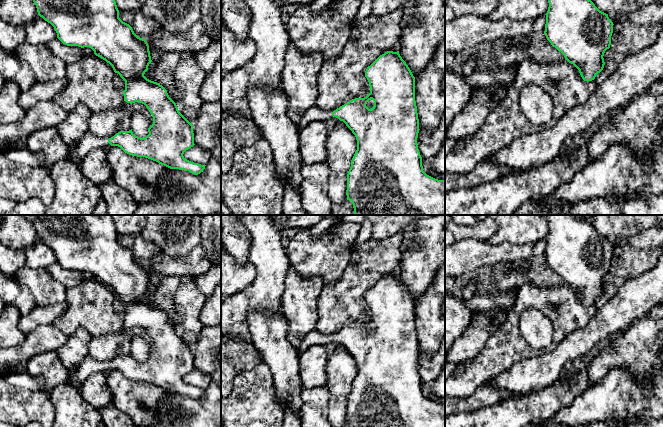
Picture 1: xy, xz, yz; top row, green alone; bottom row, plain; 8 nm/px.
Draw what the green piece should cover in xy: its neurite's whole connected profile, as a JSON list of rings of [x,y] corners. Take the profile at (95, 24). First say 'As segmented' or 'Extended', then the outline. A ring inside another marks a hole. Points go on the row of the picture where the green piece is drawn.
Extended. [[[33,0],[33,2],[36,5],[38,15],[54,27],[57,38],[63,44],[67,46],[91,48],[96,56],[109,63],[114,72],[118,73],[125,81],[125,90],[123,91],[124,101],[130,104],[135,102],[144,104],[153,117],[153,124],[148,128],[149,134],[144,138],[134,135],[132,129],[129,131],[120,131],[109,139],[99,138],[90,131],[87,131],[80,139],[77,146],[69,151],[67,158],[81,161],[91,150],[104,148],[110,144],[111,146],[120,147],[129,155],[151,159],[170,169],[189,171],[194,175],[203,172],[206,165],[191,162],[183,156],[186,150],[195,145],[192,123],[179,112],[176,103],[169,97],[167,90],[162,85],[144,76],[149,64],[152,62],[149,45],[146,39],[138,37],[132,27],[119,18],[119,10],[115,0]]]

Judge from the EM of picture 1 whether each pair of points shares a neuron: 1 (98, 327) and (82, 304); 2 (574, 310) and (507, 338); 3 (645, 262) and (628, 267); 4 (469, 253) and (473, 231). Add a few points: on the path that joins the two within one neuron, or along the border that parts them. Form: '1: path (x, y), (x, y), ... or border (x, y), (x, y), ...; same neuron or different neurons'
1: path (98, 321), (88, 310); same neuron
2: path (553, 301), (526, 301), (512, 317); same neuron
3: path (641, 262), (632, 263); same neuron
4: border (485, 241), (461, 239), (455, 243); different neurons

